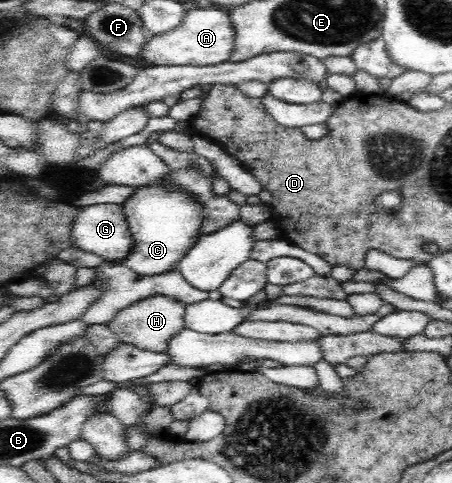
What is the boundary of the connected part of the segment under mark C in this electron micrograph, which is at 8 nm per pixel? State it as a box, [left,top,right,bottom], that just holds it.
[122,169,204,276]

